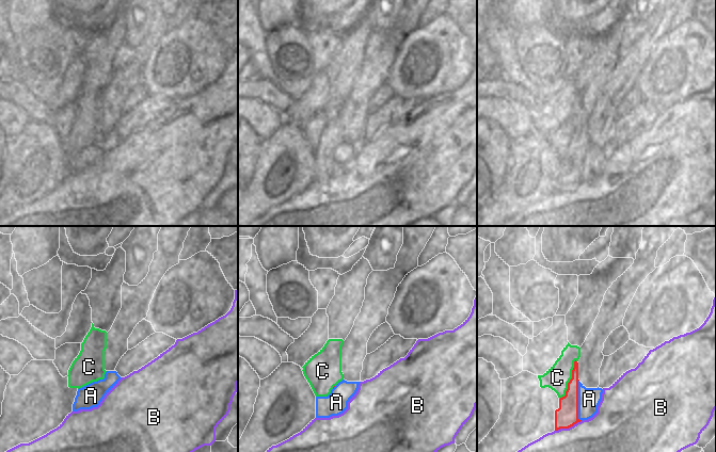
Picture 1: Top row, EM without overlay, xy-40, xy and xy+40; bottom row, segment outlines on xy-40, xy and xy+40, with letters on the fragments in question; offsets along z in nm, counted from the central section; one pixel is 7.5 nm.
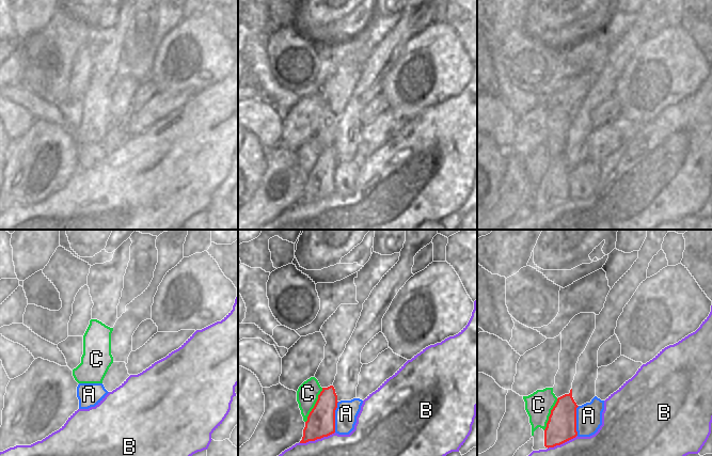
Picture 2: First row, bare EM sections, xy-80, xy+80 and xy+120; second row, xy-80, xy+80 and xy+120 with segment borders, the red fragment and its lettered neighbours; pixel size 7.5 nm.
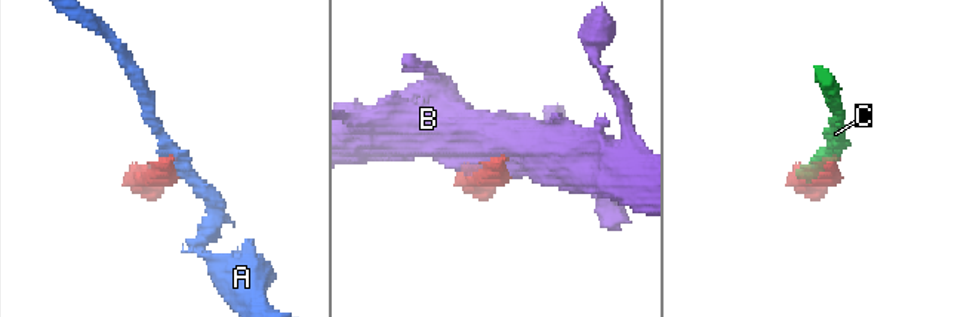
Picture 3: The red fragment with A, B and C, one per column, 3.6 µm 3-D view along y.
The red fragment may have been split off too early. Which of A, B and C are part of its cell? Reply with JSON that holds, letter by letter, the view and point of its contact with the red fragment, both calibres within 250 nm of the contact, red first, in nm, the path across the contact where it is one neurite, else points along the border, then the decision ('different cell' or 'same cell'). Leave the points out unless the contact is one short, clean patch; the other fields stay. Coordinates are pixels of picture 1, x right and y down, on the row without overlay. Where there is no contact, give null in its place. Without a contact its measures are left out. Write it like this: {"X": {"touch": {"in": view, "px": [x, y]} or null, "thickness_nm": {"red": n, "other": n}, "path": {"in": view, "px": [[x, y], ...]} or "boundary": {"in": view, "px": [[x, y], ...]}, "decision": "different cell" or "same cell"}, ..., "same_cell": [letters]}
{"A": {"touch": {"in": "xy+40", "px": [577, 162]}, "thickness_nm": {"red": 170, "other": 160}, "decision": "different cell"}, "B": {"touch": {"in": "xy+40", "px": [568, 189]}, "thickness_nm": {"red": 170, "other": 500}, "decision": "different cell"}, "C": {"touch": {"in": "xy+40", "px": [570, 141]}, "thickness_nm": {"red": 160, "other": 180}, "decision": "same cell"}, "same_cell": ["C"]}

